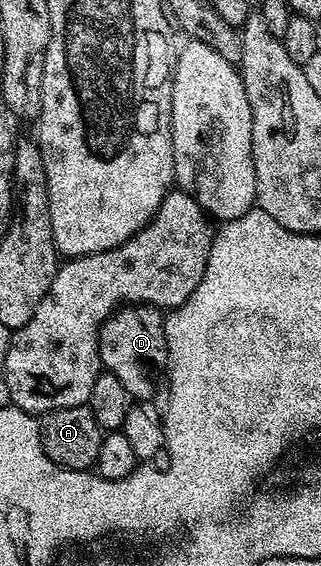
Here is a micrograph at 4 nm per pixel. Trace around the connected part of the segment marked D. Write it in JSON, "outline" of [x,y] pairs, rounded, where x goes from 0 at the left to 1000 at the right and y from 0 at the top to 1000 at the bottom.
{"outline":[[[452,537],[383,539],[321,569],[318,585],[305,590],[305,620],[327,659],[361,664],[408,705],[474,701],[523,647],[508,549]]]}

